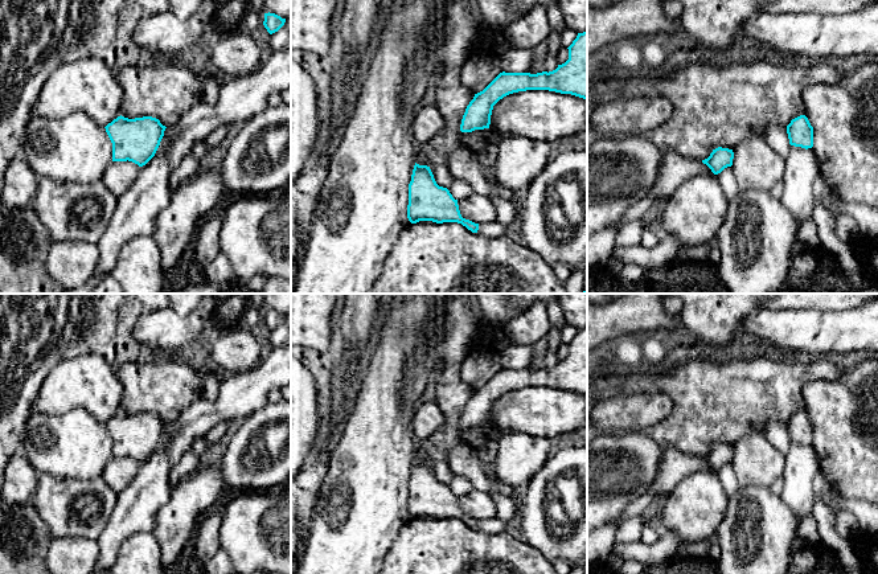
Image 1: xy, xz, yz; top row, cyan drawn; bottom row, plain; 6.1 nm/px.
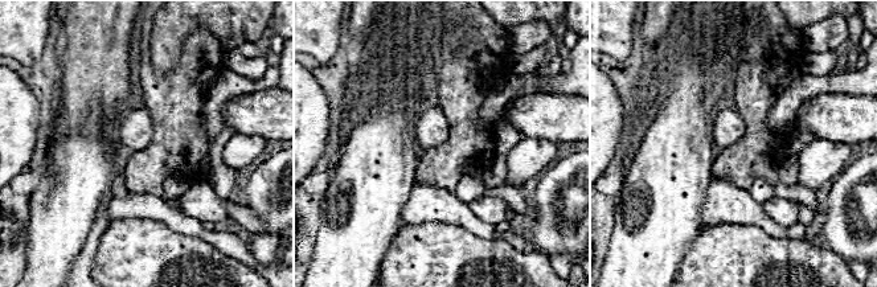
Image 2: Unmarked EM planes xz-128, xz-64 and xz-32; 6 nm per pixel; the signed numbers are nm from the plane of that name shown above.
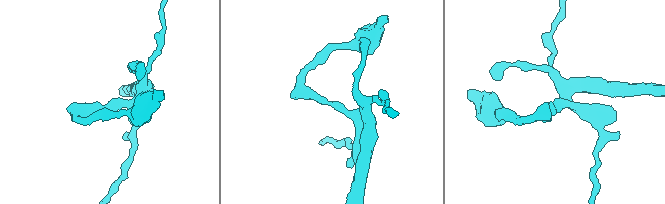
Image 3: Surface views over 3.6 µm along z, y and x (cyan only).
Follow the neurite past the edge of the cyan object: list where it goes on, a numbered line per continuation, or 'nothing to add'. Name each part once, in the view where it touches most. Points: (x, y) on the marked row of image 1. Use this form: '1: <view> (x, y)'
nothing to add

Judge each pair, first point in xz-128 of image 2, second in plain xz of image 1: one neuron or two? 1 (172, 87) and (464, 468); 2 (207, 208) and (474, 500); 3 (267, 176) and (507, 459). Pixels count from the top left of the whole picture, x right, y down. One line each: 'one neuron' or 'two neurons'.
1: two neurons
2: one neuron
3: two neurons

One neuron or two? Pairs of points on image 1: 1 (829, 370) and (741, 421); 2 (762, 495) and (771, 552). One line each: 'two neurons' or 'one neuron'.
1: one neuron
2: one neuron

